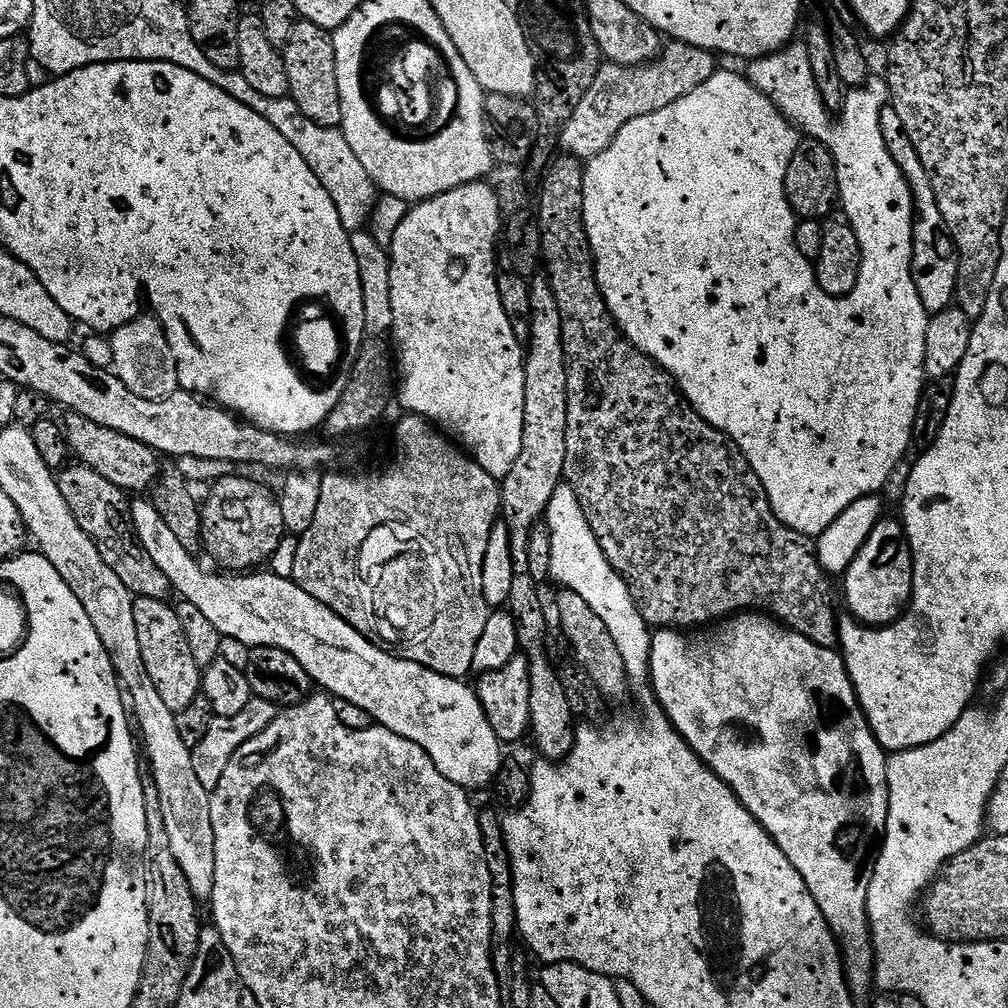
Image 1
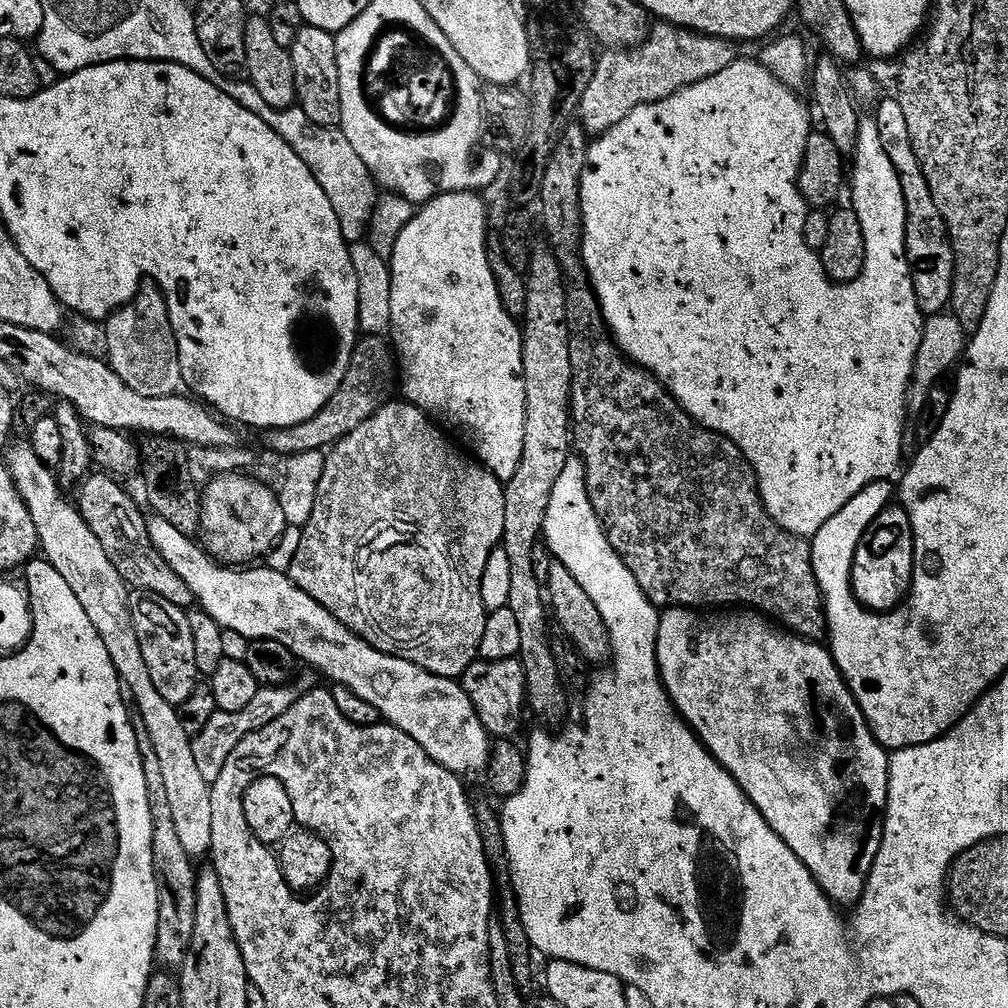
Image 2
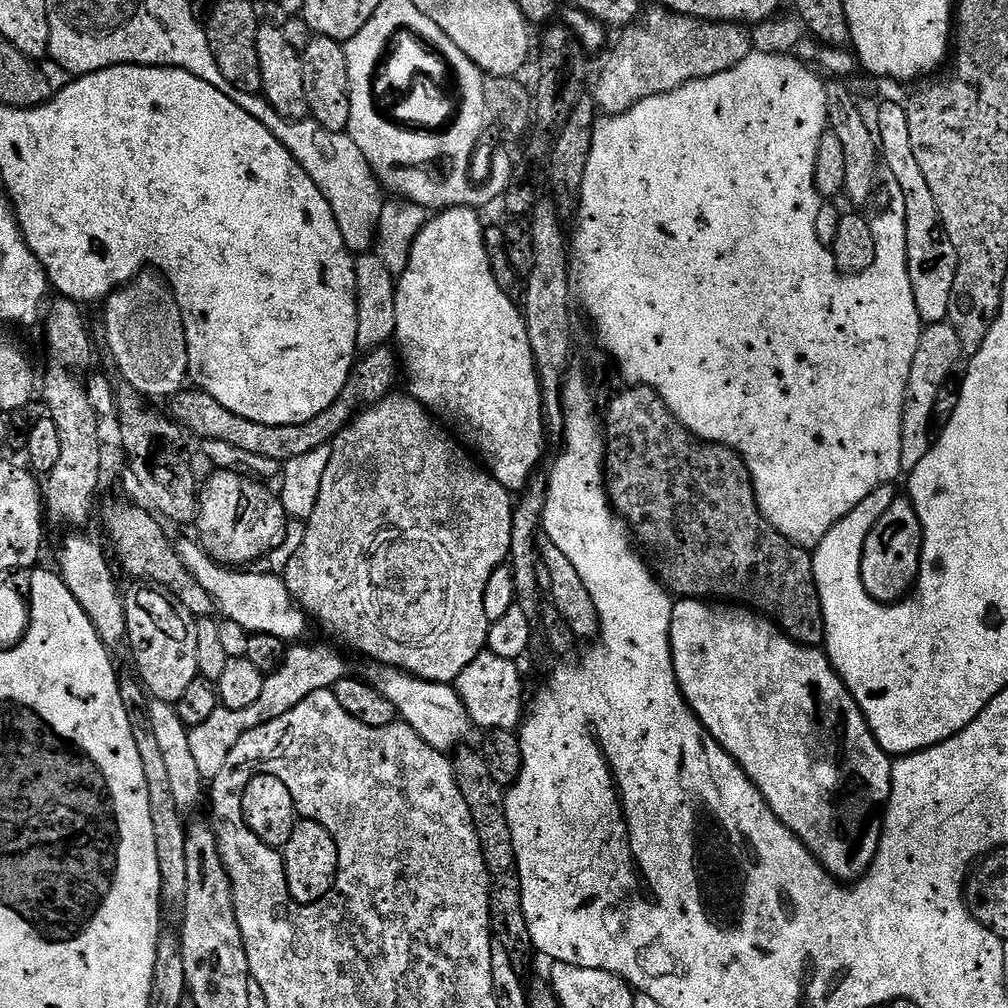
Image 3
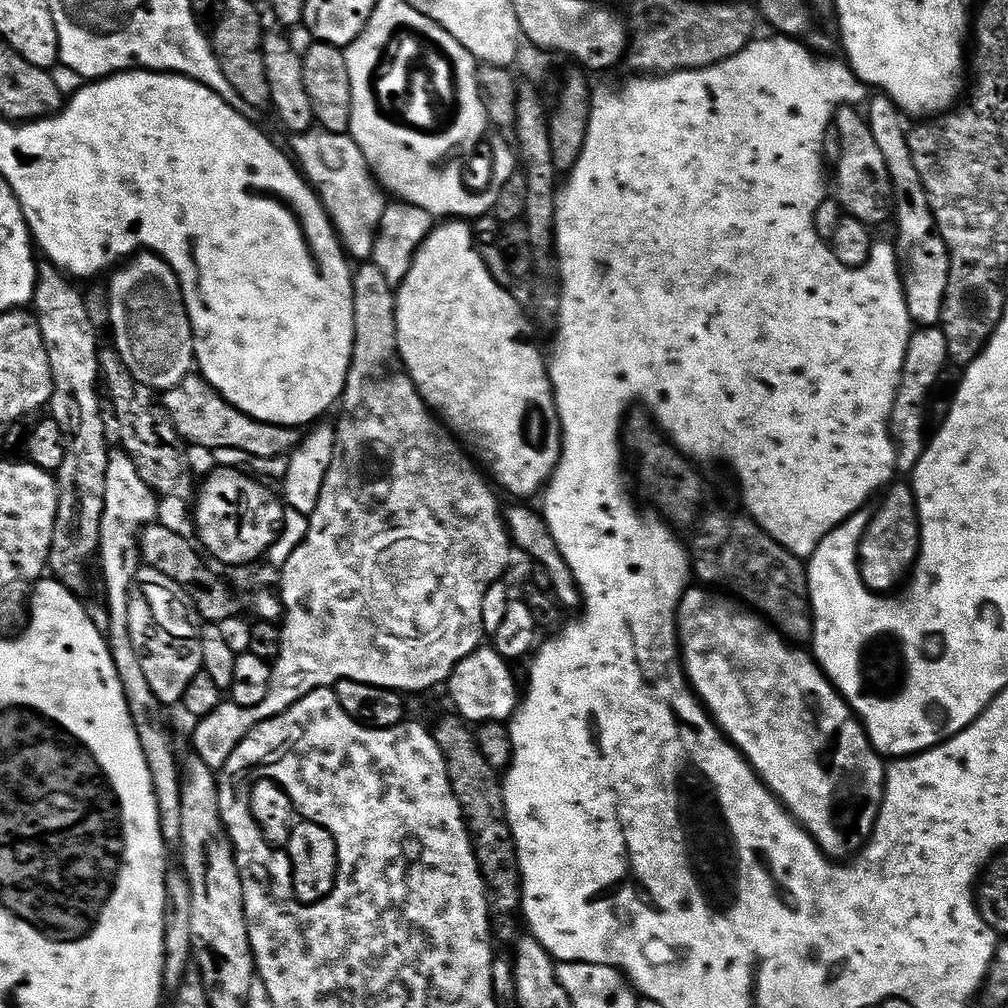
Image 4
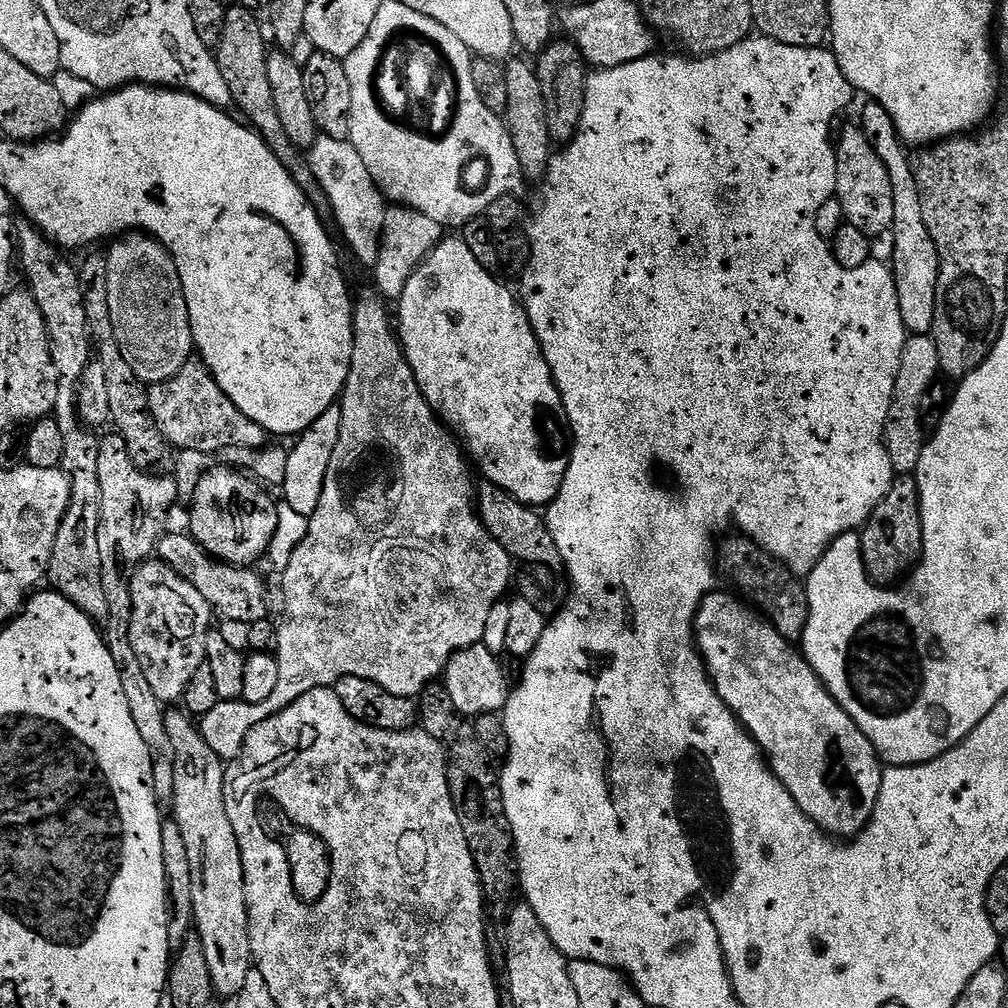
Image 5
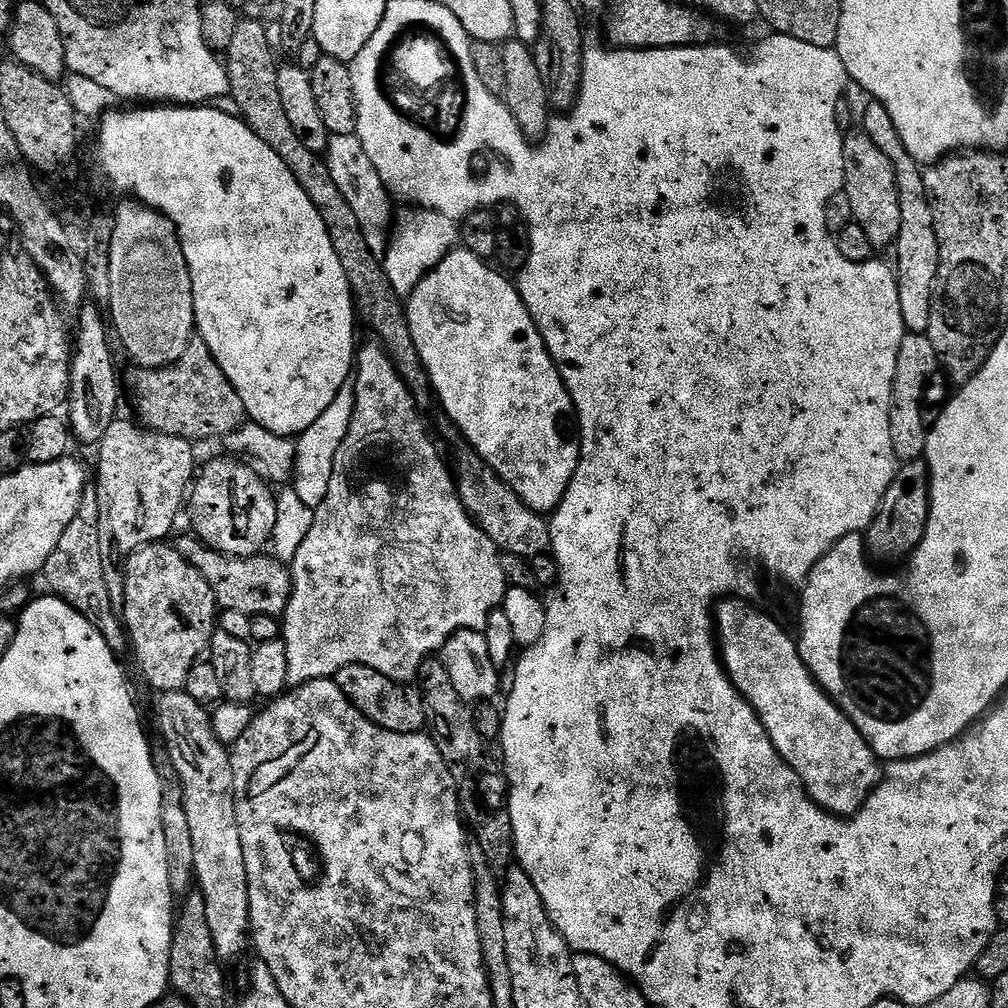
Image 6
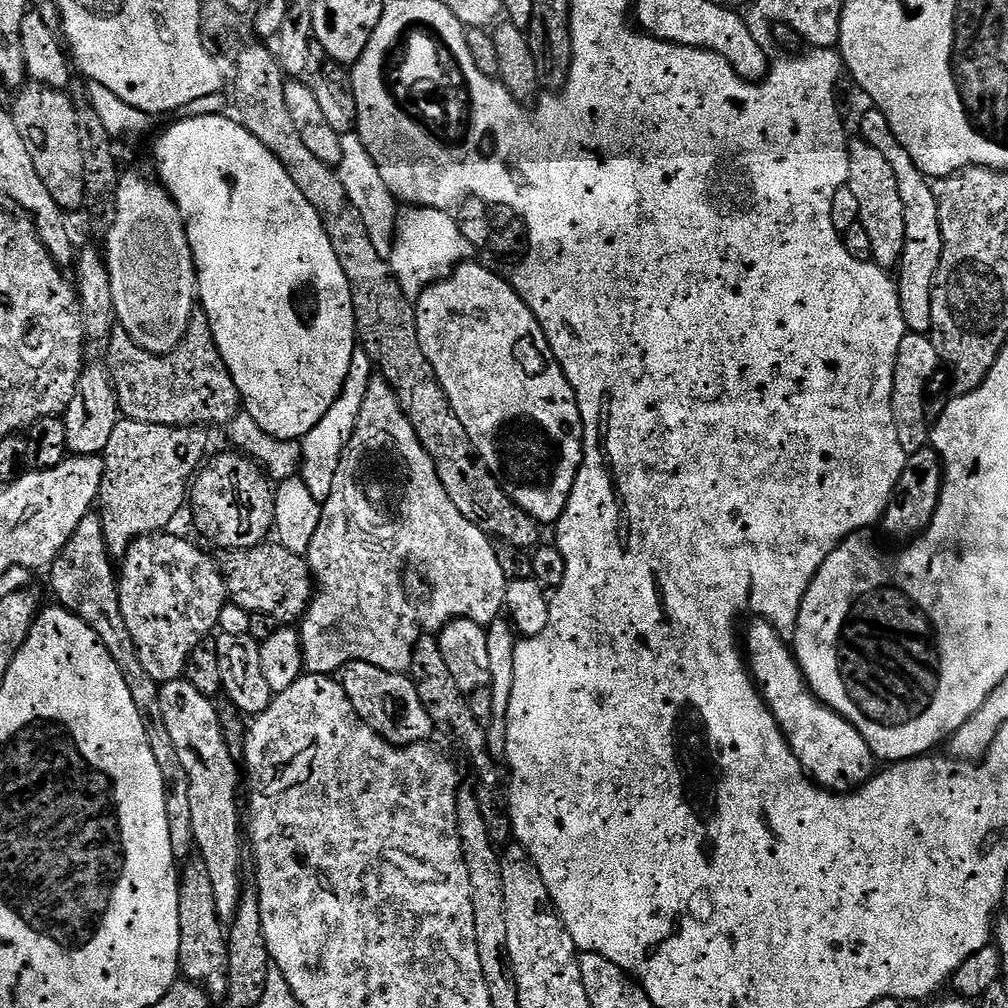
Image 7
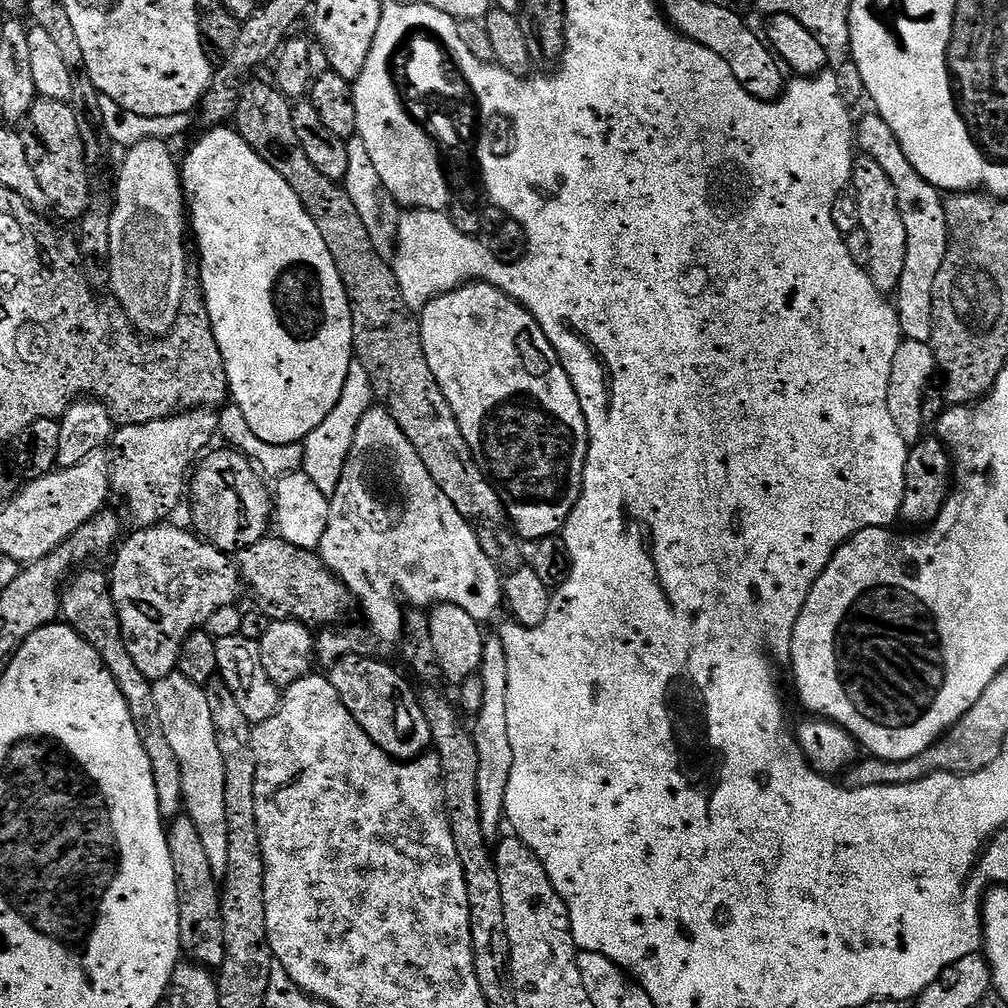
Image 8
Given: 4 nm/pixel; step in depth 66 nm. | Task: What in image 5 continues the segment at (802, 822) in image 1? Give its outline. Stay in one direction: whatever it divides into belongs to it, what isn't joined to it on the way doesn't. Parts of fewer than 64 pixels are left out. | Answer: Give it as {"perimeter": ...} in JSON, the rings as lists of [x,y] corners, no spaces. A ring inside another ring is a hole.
{"perimeter":[[[713,590],[708,593],[705,599],[701,600],[700,607],[696,610],[694,627],[698,633],[700,656],[707,667],[708,677],[712,679],[712,684],[716,688],[717,694],[722,698],[722,702],[726,702],[726,706],[740,719],[745,730],[755,738],[756,745],[763,752],[764,759],[772,768],[772,773],[780,779],[782,786],[786,786],[786,790],[790,790],[794,802],[798,802],[800,809],[829,836],[833,838],[855,838],[870,822],[870,818],[874,814],[874,806],[878,802],[880,783],[884,777],[881,757],[878,755],[876,747],[866,738],[866,734],[862,734],[862,730],[858,730],[858,726],[848,717],[846,710],[842,710],[839,702],[828,693],[824,683],[817,678],[816,671],[808,665],[803,655],[797,649],[795,652],[792,649],[795,647],[790,641],[782,638],[780,631],[765,619],[755,607],[749,606],[743,599],[740,600],[732,600],[732,596],[728,592]]]}

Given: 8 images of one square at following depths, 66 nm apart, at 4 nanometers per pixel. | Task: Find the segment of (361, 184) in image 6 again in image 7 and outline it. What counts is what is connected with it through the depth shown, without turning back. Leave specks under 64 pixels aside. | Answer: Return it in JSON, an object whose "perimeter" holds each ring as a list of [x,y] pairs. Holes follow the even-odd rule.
{"perimeter":[[[355,131],[346,132],[341,135],[340,141],[342,142],[342,162],[338,165],[338,175],[348,195],[349,205],[354,210],[358,210],[366,226],[366,234],[378,255],[385,258],[391,257],[392,242],[396,239],[397,197],[388,189],[386,182],[382,182],[382,174],[360,135]]]}

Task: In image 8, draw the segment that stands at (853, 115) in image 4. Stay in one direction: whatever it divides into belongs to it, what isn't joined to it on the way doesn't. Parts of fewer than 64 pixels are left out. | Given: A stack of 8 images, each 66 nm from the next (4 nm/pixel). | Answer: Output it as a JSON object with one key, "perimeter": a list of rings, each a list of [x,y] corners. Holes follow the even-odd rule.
{"perimeter":[[[860,154],[852,161],[851,191],[856,197],[860,211],[860,228],[869,239],[869,252],[866,259],[868,277],[885,294],[895,293],[900,287],[902,266],[906,266],[906,222],[898,210],[898,194],[894,194],[894,182],[886,175],[886,170],[874,162],[874,158]]]}

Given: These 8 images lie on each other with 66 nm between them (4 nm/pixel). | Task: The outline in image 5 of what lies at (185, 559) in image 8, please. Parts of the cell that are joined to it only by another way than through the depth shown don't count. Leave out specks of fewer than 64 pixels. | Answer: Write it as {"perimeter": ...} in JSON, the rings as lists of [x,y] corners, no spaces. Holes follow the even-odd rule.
{"perimeter":[[[152,558],[136,569],[132,579],[130,642],[134,642],[134,654],[142,662],[150,687],[166,706],[175,705],[172,703],[183,697],[190,678],[206,662],[207,634],[213,627],[212,620],[214,613],[206,598],[170,565]]]}

